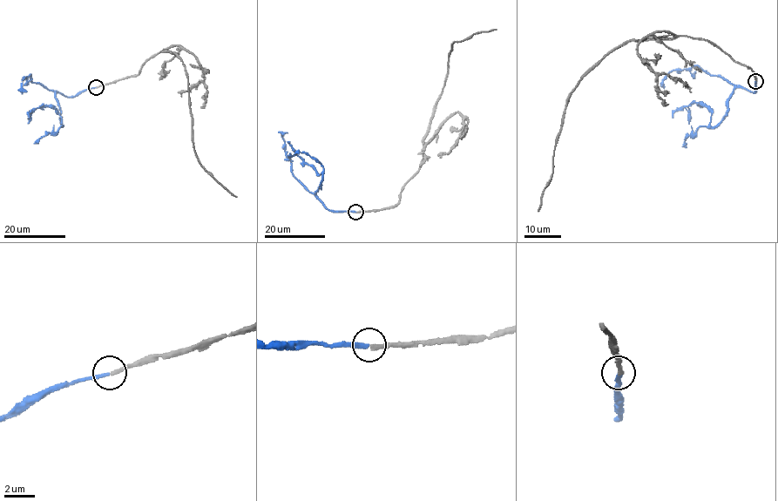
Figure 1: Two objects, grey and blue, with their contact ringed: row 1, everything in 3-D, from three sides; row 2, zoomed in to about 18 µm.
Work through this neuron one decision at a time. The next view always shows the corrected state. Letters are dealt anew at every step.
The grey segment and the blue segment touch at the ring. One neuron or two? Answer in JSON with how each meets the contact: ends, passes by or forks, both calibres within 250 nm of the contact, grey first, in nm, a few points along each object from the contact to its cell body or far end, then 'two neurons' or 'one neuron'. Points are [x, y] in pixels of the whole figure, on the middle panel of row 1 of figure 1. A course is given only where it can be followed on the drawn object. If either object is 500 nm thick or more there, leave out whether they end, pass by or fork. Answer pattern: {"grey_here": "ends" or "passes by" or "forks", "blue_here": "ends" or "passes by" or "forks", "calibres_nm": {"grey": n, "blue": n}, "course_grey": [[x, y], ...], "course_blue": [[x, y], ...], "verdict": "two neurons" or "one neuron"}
{"grey_here": "ends", "blue_here": "ends", "calibres_nm": {"grey": 280, "blue": 240}, "course_grey": [[355, 212], [379, 211], [398, 201], [401, 189], [418, 170], [423, 136], [444, 84], [452, 44], [496, 29]], "course_blue": [[355, 212], [328, 210], [315, 195], [321, 188], [322, 173], [319, 174], [307, 165], [289, 141]], "verdict": "one neuron"}

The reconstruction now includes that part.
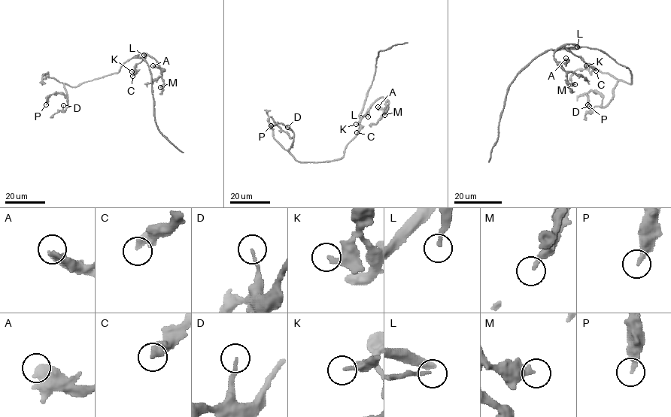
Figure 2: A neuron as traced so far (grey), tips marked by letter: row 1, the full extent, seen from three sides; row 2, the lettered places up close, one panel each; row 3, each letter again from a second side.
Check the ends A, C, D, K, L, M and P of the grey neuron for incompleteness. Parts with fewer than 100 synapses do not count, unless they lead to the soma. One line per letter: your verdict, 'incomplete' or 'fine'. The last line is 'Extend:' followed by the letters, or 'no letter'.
A: fine
C: fine
D: fine
K: fine
L: fine
M: fine
P: fine
Extend: no letter

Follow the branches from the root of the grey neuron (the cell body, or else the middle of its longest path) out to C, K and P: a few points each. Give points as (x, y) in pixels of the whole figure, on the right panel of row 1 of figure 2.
C: (595, 49), (572, 43), (565, 46), (596, 71)
K: (595, 49), (572, 43), (565, 46), (586, 65)
P: (595, 49), (626, 67), (632, 83), (619, 81), (613, 98), (604, 107), (602, 97), (590, 91), (587, 104)

